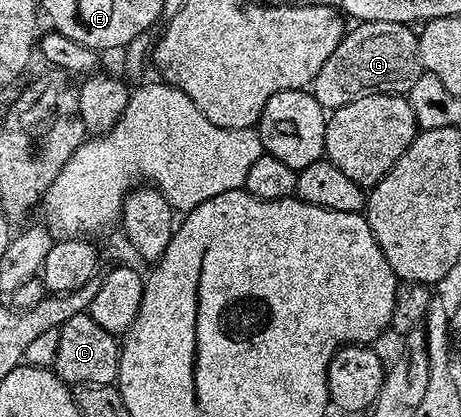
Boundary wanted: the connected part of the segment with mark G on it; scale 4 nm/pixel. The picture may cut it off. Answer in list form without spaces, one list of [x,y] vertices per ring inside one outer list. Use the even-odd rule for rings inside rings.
[[[359,22],[342,36],[340,45],[320,65],[312,84],[312,93],[324,109],[343,107],[369,95],[406,95],[423,73],[418,59],[418,35],[404,23]]]

